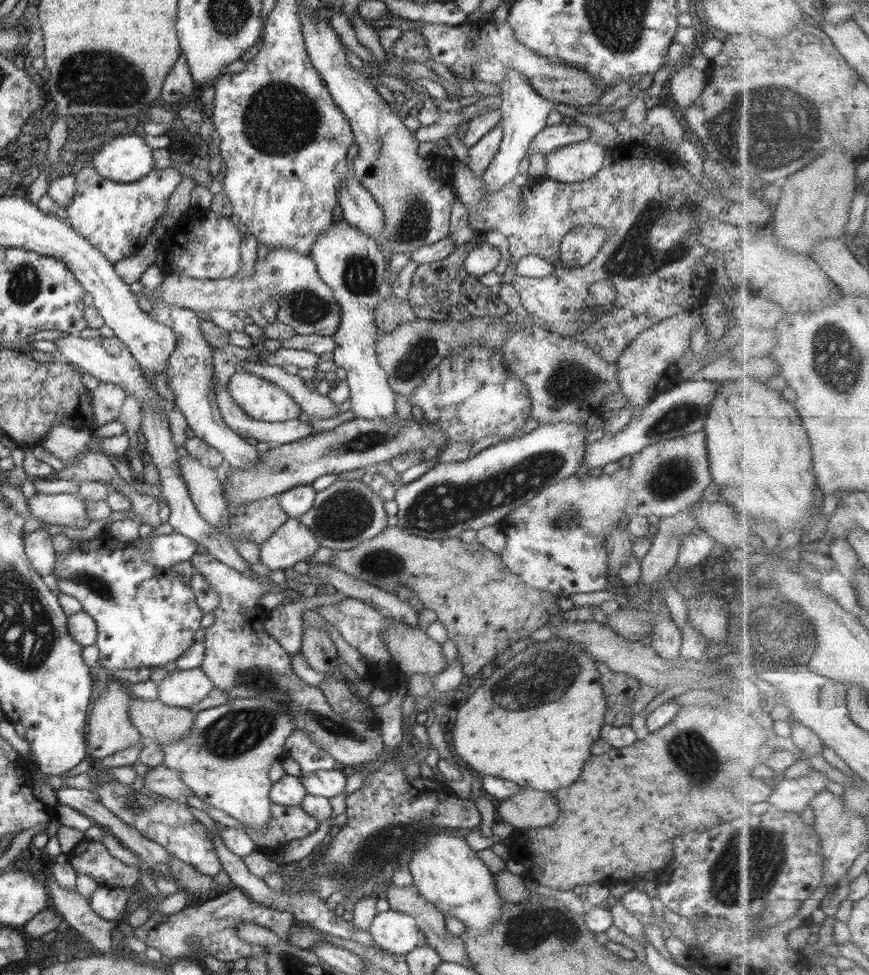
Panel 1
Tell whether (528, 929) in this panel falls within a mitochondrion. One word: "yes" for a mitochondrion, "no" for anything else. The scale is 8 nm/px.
yes

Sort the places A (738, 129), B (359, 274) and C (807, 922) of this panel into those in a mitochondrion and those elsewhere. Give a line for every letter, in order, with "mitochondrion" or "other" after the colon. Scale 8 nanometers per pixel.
A: mitochondrion
B: mitochondrion
C: other

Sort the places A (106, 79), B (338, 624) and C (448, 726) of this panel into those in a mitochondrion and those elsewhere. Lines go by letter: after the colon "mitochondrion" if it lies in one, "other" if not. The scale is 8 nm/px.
A: mitochondrion
B: other
C: other

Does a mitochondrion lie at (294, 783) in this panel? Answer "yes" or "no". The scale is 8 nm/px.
no

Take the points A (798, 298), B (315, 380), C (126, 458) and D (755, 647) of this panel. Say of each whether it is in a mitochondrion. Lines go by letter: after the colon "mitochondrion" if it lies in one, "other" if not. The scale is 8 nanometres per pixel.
A: other
B: other
C: other
D: mitochondrion

